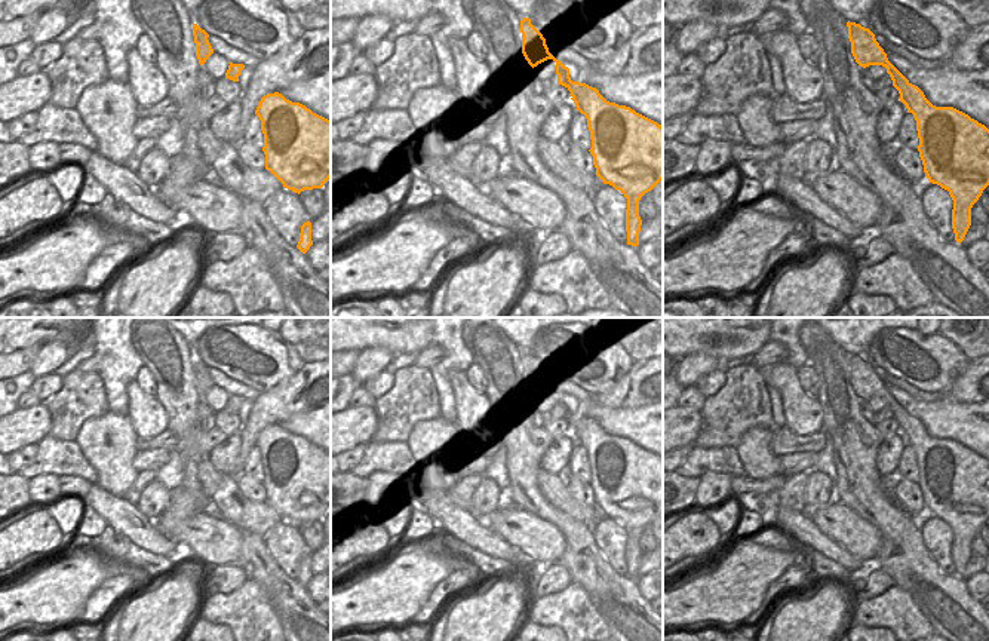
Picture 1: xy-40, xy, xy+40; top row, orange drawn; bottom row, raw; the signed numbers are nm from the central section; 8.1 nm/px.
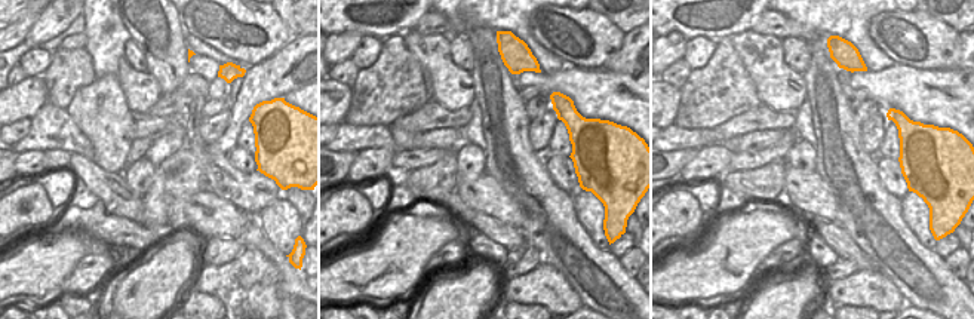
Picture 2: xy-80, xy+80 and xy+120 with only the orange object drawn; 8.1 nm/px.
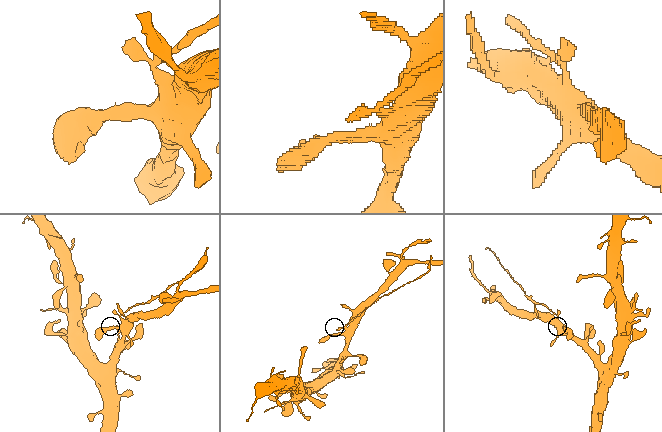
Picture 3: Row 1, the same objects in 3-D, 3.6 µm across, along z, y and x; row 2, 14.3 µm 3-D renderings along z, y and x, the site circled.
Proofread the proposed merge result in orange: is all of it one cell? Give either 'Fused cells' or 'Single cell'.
Fused cells.

